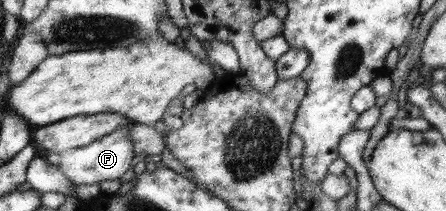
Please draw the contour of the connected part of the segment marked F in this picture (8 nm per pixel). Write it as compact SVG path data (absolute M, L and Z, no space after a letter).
M129 121L121 125L110 135L97 139L95 142L81 148L75 148L63 154L45 154L47 160L57 165L61 174L75 184L99 184L107 180L118 180L124 176L131 166L135 155L134 144L130 137L130 130L137 122Z

